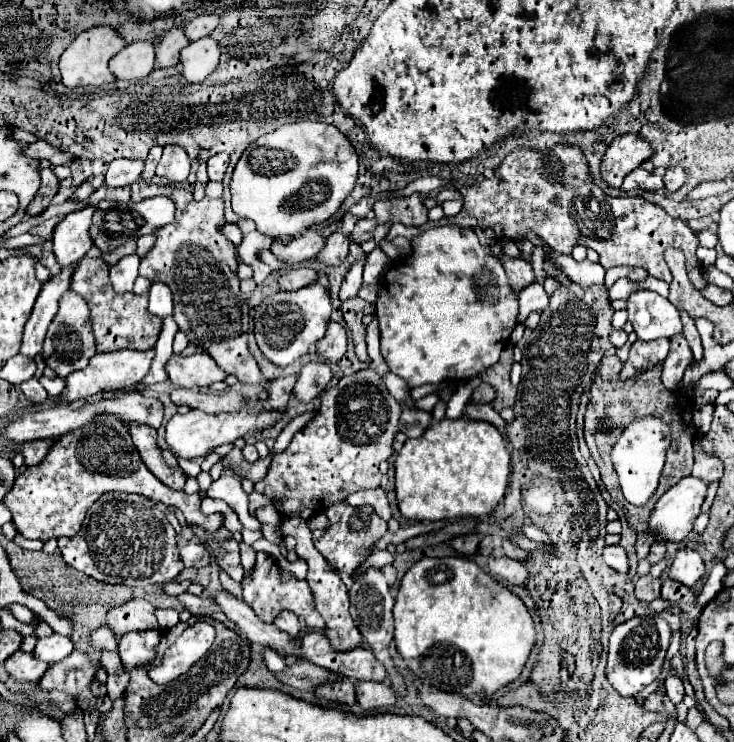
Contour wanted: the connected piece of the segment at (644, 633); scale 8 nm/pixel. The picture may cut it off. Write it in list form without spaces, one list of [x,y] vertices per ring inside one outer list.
[[[658,614],[636,616],[614,628],[608,652],[608,680],[610,684],[614,684],[620,696],[638,696],[646,686],[650,686],[660,676],[670,636],[672,630],[668,622]]]

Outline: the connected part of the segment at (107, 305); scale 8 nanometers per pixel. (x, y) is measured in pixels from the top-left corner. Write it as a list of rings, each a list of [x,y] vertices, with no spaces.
[[[84,256],[80,260],[80,266],[74,272],[72,286],[70,286],[70,290],[86,296],[86,300],[90,304],[98,352],[114,352],[114,350],[124,350],[124,348],[142,352],[142,350],[154,348],[154,344],[160,336],[160,330],[162,330],[162,318],[152,316],[148,312],[148,294],[114,292],[108,272],[110,272],[110,266],[102,258]]]

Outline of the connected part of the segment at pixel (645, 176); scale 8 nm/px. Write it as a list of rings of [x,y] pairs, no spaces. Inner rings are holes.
[[[636,168],[630,174],[626,174],[622,190],[634,190],[634,188],[642,188],[642,190],[650,190],[656,192],[658,188],[664,186],[664,180],[644,168]]]

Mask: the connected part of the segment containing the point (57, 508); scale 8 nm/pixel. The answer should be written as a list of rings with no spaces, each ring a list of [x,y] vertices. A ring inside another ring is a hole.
[[[114,414],[96,416],[78,428],[78,436],[74,432],[58,436],[44,460],[32,468],[26,468],[16,478],[14,488],[4,498],[4,504],[10,508],[12,522],[24,538],[38,538],[46,542],[50,538],[74,536],[82,526],[86,510],[98,500],[98,496],[114,490],[144,494],[150,500],[174,506],[184,514],[190,526],[200,526],[206,532],[216,532],[220,528],[218,514],[202,514],[198,494],[172,490],[150,474],[130,438],[128,422]]]

